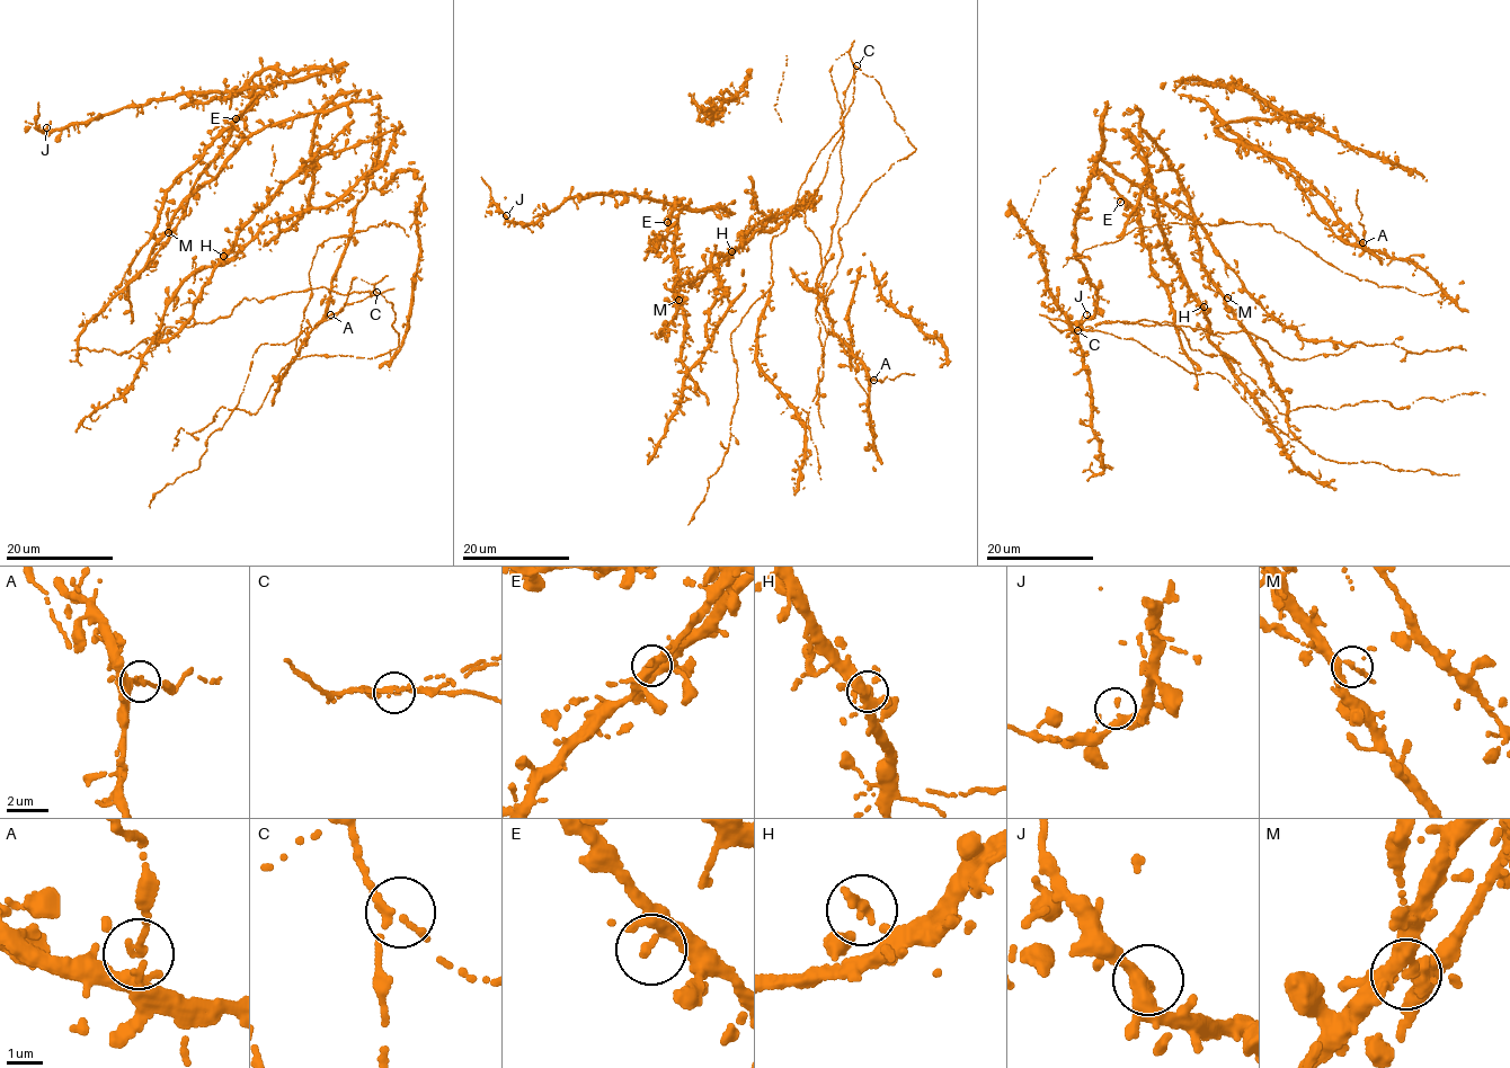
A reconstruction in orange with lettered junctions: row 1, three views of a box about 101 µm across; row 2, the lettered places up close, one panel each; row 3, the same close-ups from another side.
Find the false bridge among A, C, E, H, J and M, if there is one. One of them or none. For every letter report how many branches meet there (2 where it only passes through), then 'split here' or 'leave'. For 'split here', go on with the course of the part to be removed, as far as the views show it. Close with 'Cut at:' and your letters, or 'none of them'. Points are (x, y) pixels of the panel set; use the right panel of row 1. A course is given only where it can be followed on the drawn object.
A: 2 | split here | (1362, 242), (1362, 216), (1356, 202), (1357, 189)
C: 2 | leave
E: 2 | leave
H: 2 | leave
J: 2 | leave
M: 2 | leave
Cut at: A

